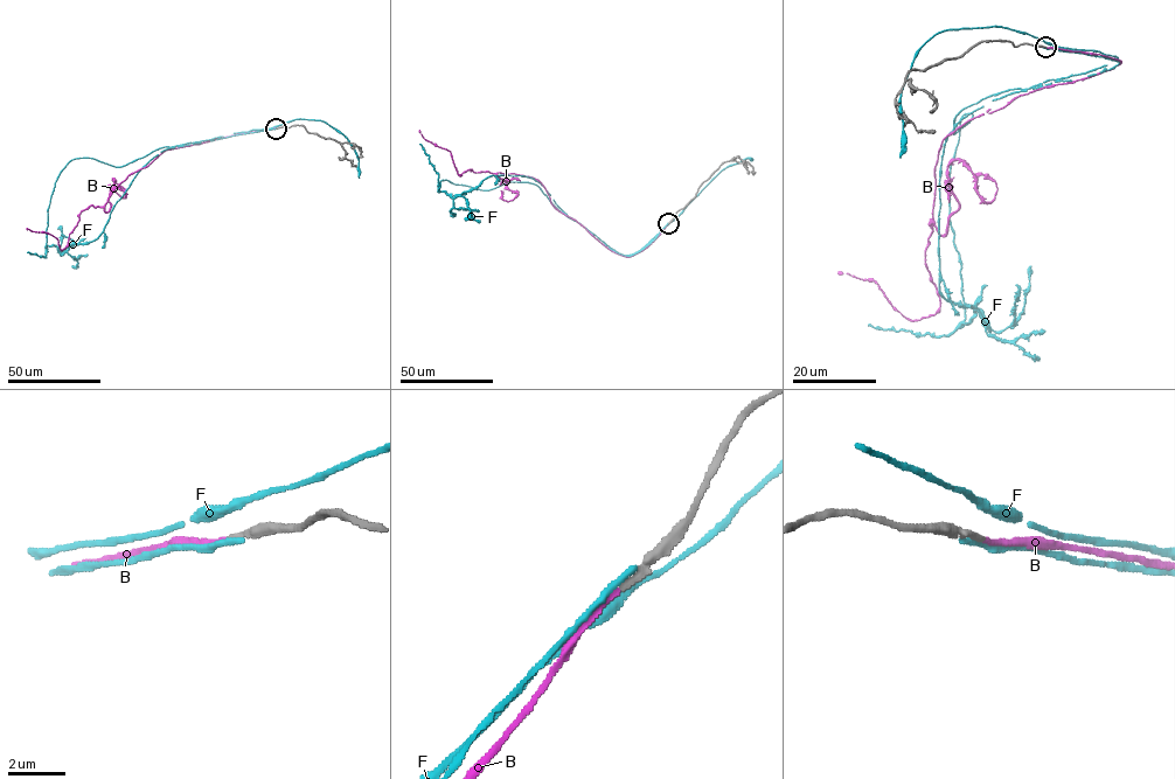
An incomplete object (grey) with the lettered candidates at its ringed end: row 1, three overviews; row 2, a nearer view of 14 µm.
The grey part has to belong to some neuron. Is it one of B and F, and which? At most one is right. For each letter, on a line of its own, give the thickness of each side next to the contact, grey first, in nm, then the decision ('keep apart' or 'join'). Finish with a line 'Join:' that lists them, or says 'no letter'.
B: 260 nm thick on the grey side, 200 nm on the other; join
F: 320 nm thick on the grey side, 240 nm on the other; keep apart
Join: B

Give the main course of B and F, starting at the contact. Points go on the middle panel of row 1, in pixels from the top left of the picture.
B: (668, 223), (646, 248), (623, 256), (558, 210), (537, 179), (472, 169), (460, 175), (451, 152), (419, 130)
F: (669, 222), (625, 256), (533, 183), (438, 187), (456, 197), (491, 175), (521, 175), (550, 195)

